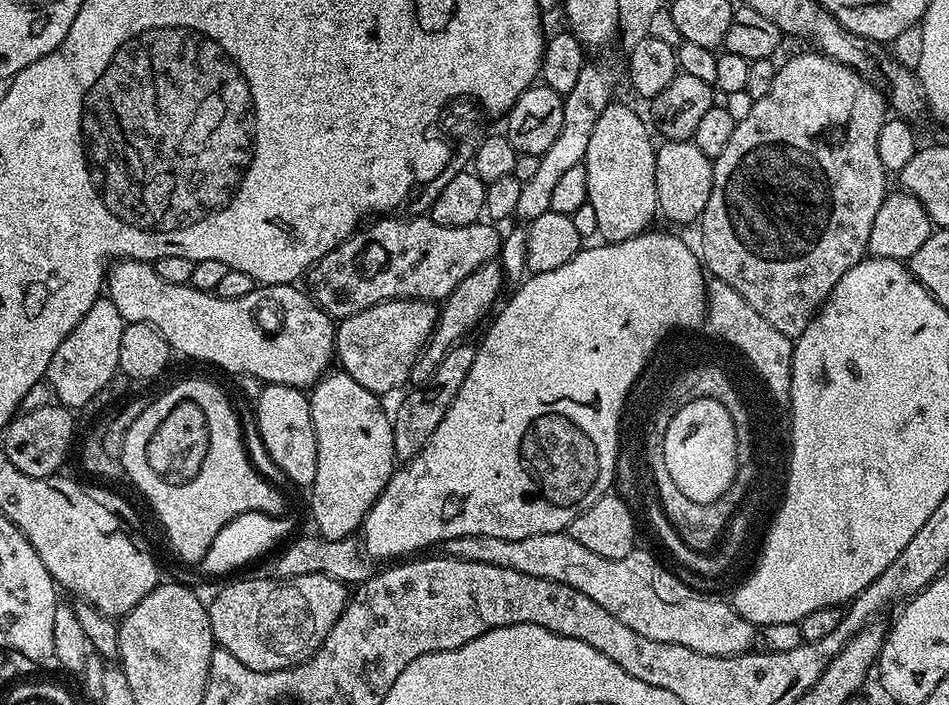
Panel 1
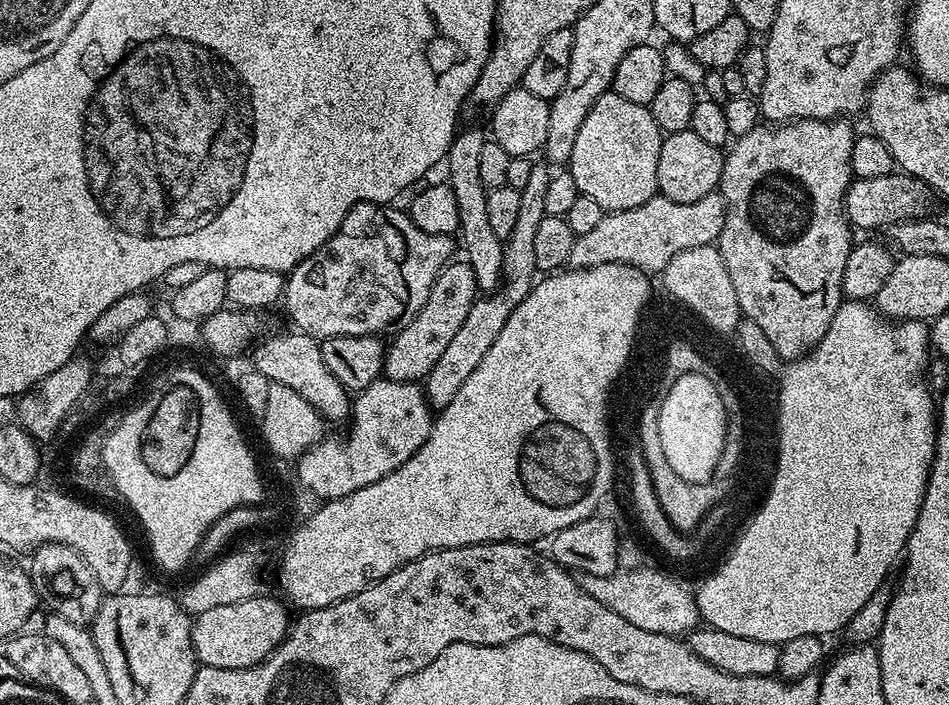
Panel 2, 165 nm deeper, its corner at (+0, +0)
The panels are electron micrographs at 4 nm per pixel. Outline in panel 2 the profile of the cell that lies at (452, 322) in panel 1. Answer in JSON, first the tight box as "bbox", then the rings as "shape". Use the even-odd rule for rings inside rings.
{"bbox":[383,262,478,384],"shape":[[[467,262],[456,263],[445,264],[430,290],[430,298],[426,298],[426,306],[422,306],[415,318],[391,337],[392,344],[390,340],[384,354],[383,379],[411,384],[422,382],[430,370],[434,370],[434,362],[438,362],[438,358],[446,351],[446,345],[461,328],[466,314],[470,314],[478,298],[474,270]]]}

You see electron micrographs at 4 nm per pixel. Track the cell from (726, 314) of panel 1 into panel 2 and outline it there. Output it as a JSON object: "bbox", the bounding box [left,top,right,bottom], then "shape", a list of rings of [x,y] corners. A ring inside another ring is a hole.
{"bbox":[662,244,742,328],"shape":[[[716,244],[694,246],[694,250],[682,250],[682,254],[674,254],[662,273],[664,288],[673,296],[679,305],[684,300],[692,304],[697,312],[703,312],[708,321],[716,328],[738,328],[742,313],[738,306],[738,294],[734,294],[734,282],[730,282],[730,273],[726,271],[726,262],[722,262],[722,254]]]}

